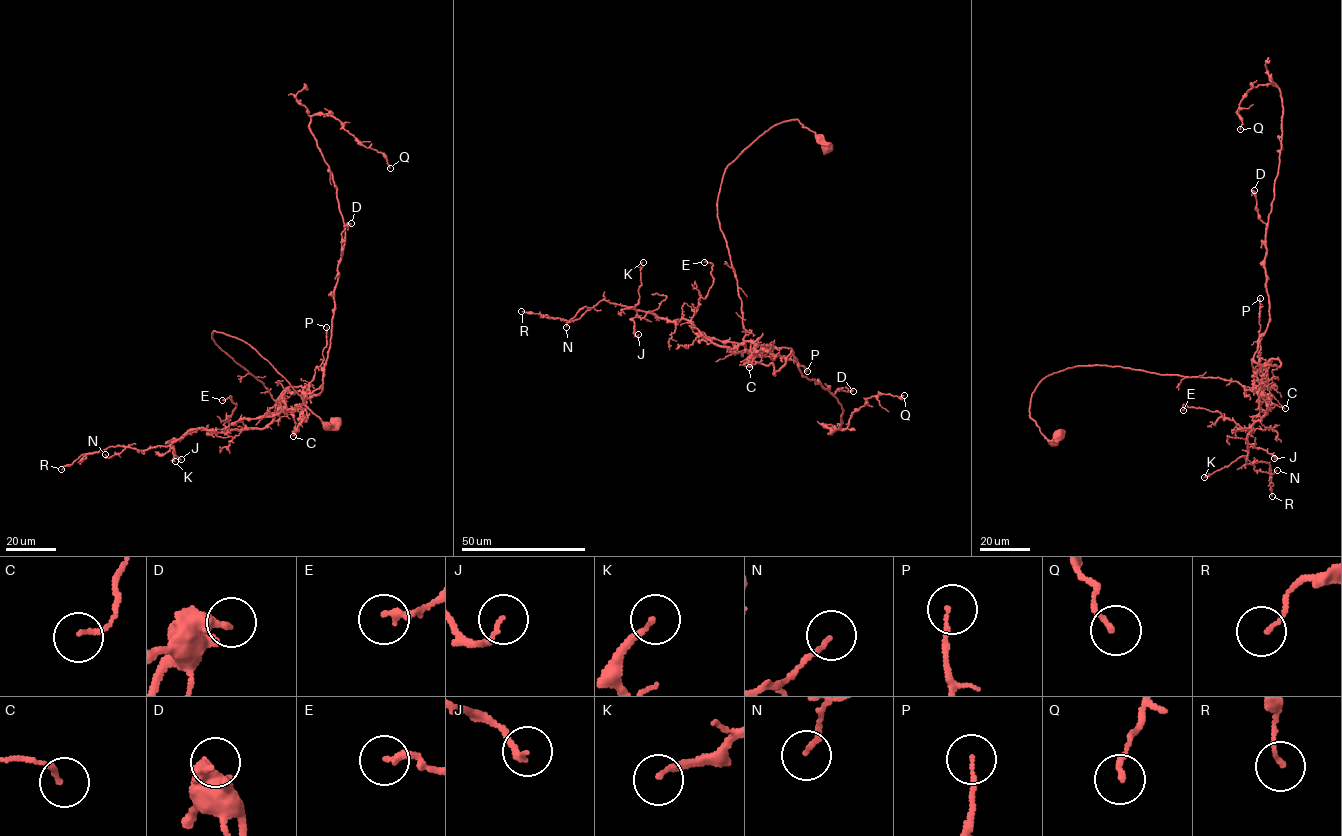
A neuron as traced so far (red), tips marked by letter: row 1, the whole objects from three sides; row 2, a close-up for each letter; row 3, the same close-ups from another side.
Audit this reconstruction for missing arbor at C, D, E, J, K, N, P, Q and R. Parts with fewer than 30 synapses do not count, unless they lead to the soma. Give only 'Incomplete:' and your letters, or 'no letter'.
Incomplete: no letter

